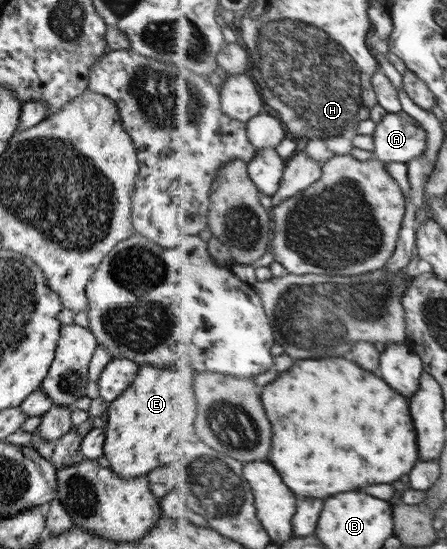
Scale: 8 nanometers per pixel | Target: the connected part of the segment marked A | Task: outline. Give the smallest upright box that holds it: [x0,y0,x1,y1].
[375,111,428,163]

